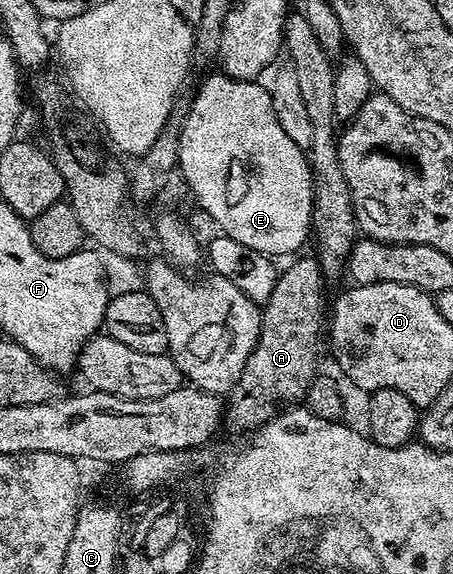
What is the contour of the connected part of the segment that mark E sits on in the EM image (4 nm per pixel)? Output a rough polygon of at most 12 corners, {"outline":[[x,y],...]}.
{"outline":[[215,75],[179,175],[223,235],[273,258],[312,231],[312,171],[263,83]]}

